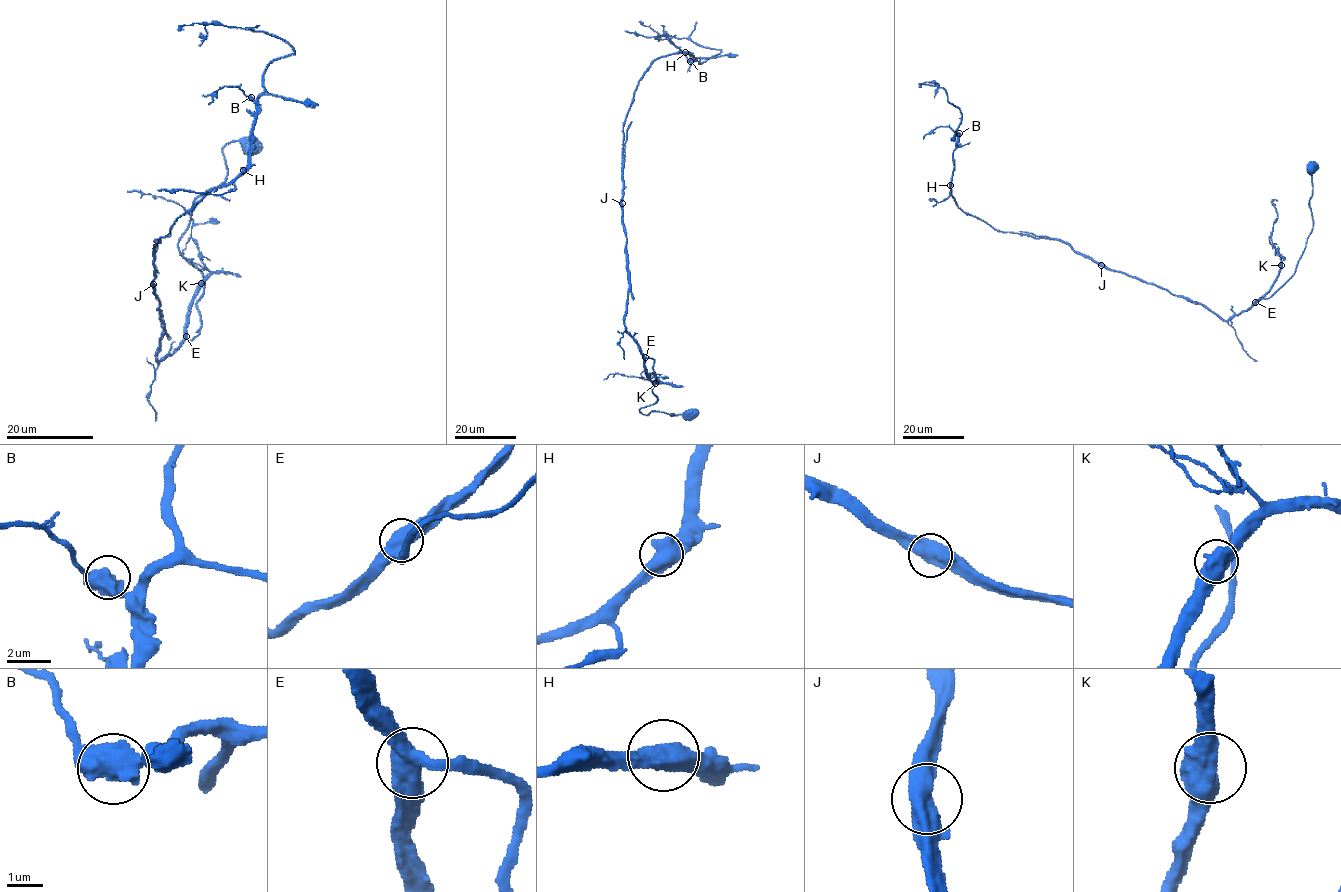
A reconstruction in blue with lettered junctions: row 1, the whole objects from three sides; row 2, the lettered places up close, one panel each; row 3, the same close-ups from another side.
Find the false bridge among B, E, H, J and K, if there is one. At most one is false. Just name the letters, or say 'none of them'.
J

